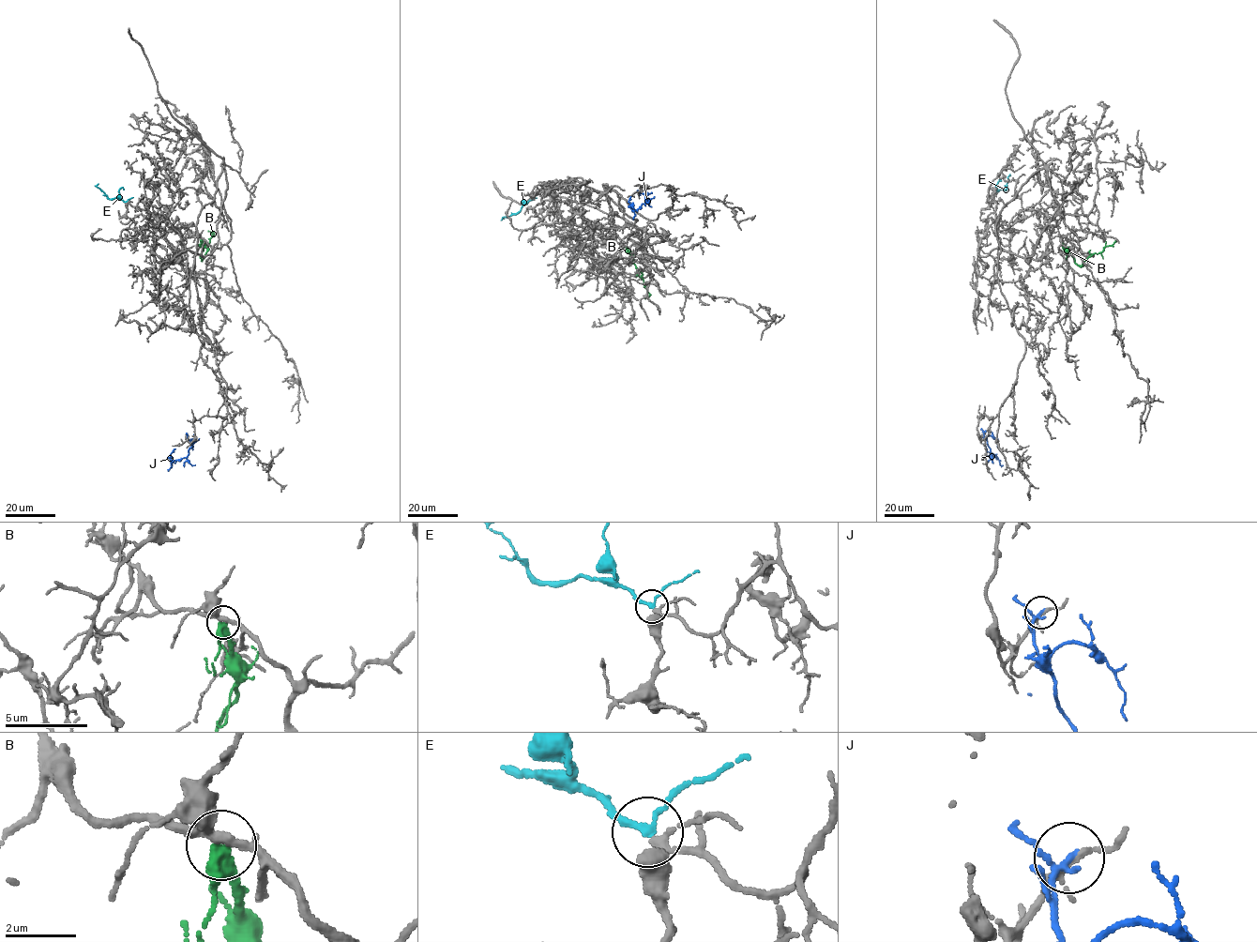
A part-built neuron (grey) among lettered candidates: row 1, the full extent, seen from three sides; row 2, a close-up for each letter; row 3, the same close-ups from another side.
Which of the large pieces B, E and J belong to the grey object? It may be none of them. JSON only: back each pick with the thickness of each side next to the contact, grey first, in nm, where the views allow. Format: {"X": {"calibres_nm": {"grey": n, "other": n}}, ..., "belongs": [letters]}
{"E": {"calibres_nm": {"grey": 150, "other": 190}}, "belongs": ["E"]}

